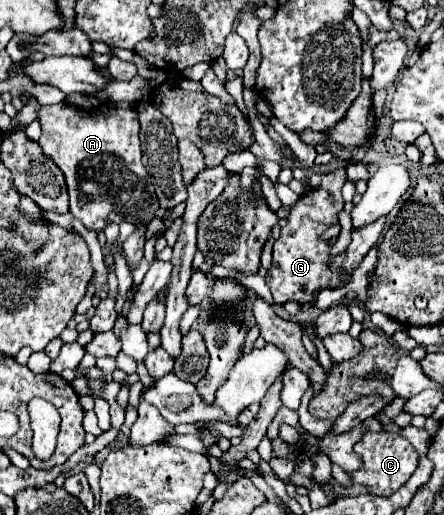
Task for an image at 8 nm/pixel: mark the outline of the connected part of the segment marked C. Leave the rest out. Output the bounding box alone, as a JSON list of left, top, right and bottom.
[351,432,419,496]

